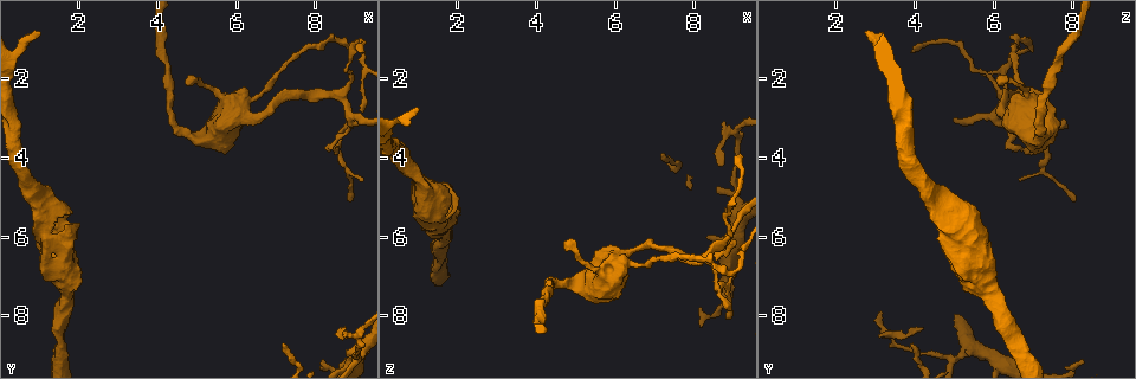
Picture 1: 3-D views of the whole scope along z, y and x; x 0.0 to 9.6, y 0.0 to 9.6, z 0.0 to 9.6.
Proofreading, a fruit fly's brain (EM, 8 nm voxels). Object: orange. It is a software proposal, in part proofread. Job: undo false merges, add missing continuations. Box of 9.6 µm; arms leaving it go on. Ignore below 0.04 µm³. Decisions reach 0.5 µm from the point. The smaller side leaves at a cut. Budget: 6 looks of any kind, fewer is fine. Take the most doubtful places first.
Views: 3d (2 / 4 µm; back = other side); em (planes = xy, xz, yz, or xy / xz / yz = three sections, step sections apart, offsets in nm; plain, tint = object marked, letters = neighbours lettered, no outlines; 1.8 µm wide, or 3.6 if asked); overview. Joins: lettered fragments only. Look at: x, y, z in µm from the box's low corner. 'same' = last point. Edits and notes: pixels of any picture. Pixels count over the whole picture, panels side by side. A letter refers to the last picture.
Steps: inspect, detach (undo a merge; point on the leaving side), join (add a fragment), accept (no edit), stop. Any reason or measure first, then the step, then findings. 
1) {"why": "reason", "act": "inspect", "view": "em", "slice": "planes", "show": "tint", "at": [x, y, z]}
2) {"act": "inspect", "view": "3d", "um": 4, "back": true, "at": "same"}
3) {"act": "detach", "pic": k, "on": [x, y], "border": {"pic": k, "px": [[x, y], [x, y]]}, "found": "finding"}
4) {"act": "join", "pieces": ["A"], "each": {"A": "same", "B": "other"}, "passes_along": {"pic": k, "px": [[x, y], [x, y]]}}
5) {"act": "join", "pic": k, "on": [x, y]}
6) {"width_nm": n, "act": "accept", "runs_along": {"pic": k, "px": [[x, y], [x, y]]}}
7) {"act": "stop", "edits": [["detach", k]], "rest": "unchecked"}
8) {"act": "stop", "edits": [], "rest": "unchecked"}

{"why": "free end", "act": "inspect", "view": "em", "slice": "xy", "step": 4, "show": "tint", "at": [1.00, 0.85, 2.75]}

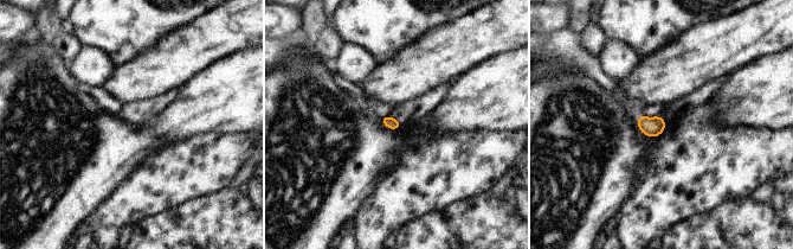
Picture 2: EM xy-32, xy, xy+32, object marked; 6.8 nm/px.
{"why": "another direction", "act": "inspect", "view": "em", "slice": "yz", "step": 4, "show": "letters", "at": "same"}

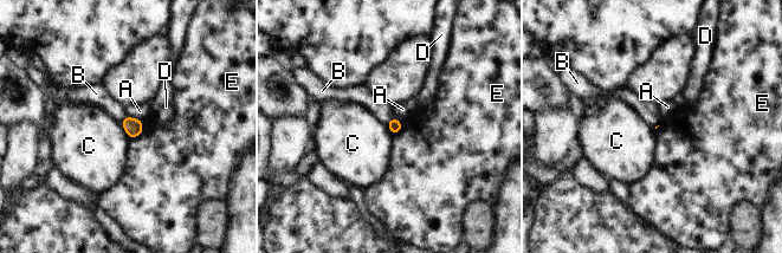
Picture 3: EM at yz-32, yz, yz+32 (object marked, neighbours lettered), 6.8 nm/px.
{"act": "accept", "each": {"A": "other", "B": "other", "C": "other", "D": "other", "E": "other"}, "border": {"pic": 3, "px": [[120, 122], [130, 138]]}, "found": "none of them fits"}

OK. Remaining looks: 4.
{"why": "sharp bend", "act": "inspect", "view": "3d", "um": 4, "at": [8.95, 8.50, 3.40]}

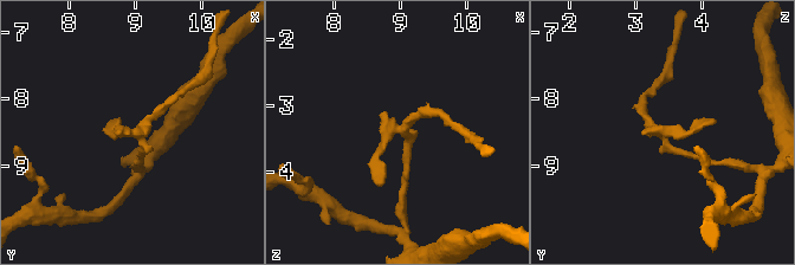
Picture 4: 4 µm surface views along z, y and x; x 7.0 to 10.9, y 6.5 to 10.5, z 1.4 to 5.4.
{"why": "need the tissue", "act": "inspect", "view": "em", "slice": "yz", "step": 4, "show": "plain", "at": [9.00, 8.50, 3.35]}

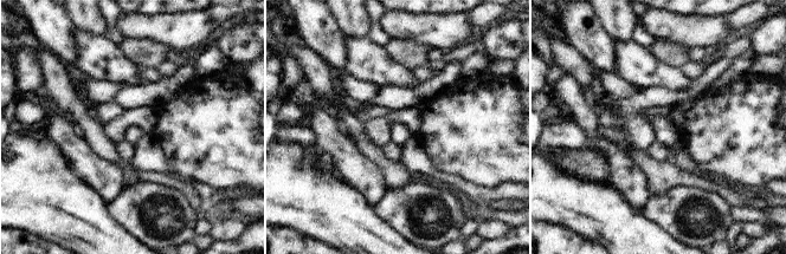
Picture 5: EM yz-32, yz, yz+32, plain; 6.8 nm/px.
{"why": "what lies round it", "act": "inspect", "view": "em", "slice": "yz", "step": 4, "show": "letters", "at": "same"}

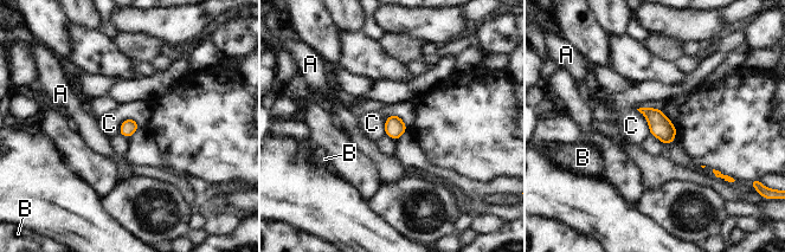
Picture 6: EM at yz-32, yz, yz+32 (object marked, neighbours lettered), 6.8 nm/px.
{"act": "accept", "each": {"A": "other", "B": "other", "C": "other"}, "border": {"pic": 6, "px": [[407, 127], [390, 115], [384, 134]]}, "found": "continuous, no second neuron"}

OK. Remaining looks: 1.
{"act": "stop", "edits": [], "rest": "unchecked"}

